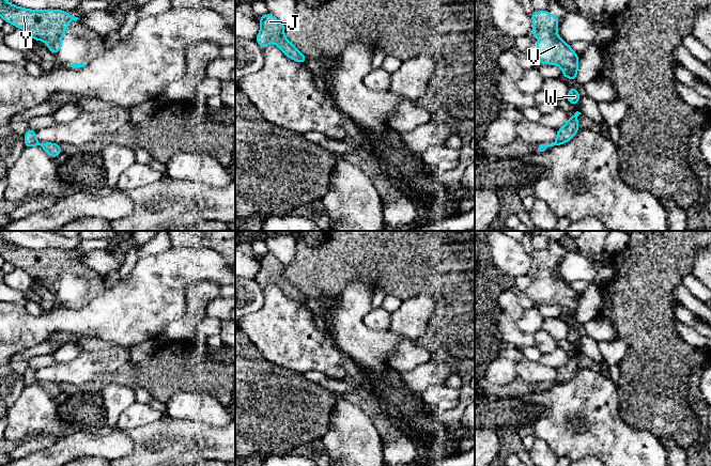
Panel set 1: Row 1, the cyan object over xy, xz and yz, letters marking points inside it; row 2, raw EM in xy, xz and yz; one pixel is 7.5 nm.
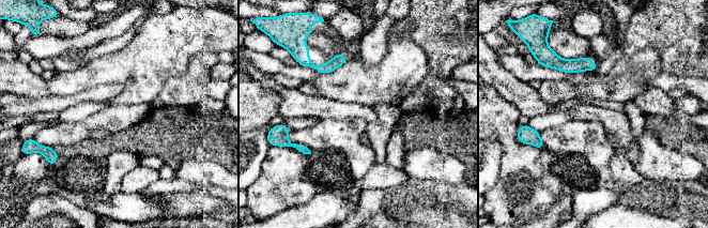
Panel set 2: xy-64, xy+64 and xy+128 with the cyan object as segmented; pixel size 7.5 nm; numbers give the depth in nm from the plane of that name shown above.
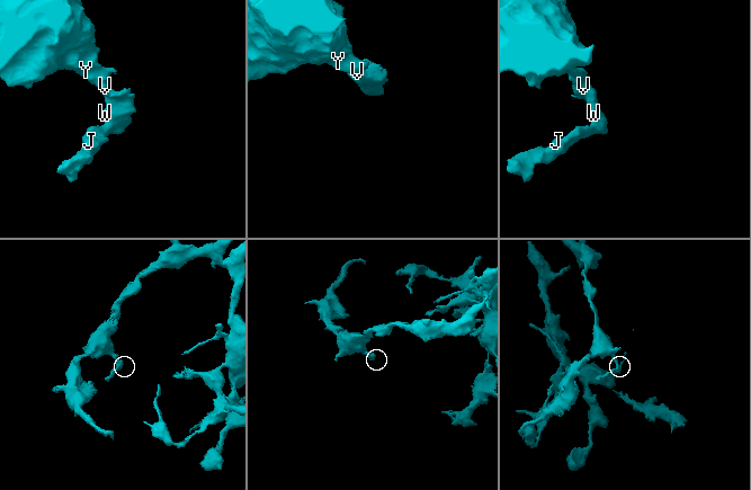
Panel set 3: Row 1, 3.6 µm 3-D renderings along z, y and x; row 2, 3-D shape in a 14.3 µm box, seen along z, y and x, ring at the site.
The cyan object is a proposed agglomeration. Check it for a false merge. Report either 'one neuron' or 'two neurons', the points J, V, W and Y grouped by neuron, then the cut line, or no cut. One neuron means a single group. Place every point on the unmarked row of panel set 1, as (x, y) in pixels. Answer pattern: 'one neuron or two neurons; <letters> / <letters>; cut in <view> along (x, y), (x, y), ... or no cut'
one neuron; J V W Y; no cut

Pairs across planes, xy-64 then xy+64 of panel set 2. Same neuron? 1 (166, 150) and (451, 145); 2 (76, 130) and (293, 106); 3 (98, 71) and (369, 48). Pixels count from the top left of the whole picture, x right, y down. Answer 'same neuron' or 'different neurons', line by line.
1: same neuron
2: different neurons
3: different neurons

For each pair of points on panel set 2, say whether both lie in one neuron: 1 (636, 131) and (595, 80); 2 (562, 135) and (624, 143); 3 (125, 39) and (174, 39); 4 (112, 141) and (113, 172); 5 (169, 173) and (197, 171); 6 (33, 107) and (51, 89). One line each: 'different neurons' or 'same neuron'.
1: different neurons
2: different neurons
3: different neurons
4: different neurons
5: different neurons
6: different neurons

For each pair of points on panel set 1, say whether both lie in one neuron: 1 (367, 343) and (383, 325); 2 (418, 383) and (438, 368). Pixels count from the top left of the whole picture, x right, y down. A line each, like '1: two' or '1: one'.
1: two
2: one

